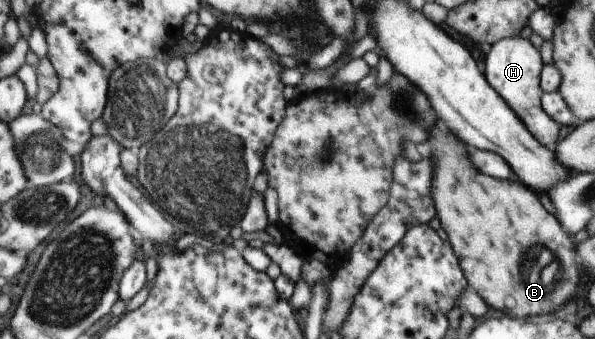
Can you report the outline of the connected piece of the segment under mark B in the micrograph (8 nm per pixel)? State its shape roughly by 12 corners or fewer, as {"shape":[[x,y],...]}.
{"shape":[[433,126],[430,194],[467,285],[506,318],[579,284],[537,196]]}

